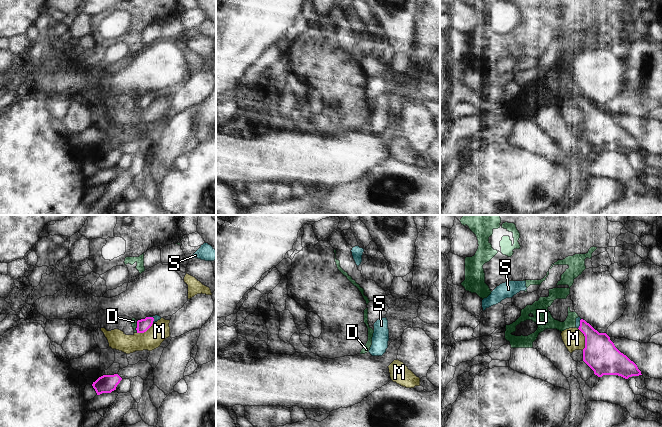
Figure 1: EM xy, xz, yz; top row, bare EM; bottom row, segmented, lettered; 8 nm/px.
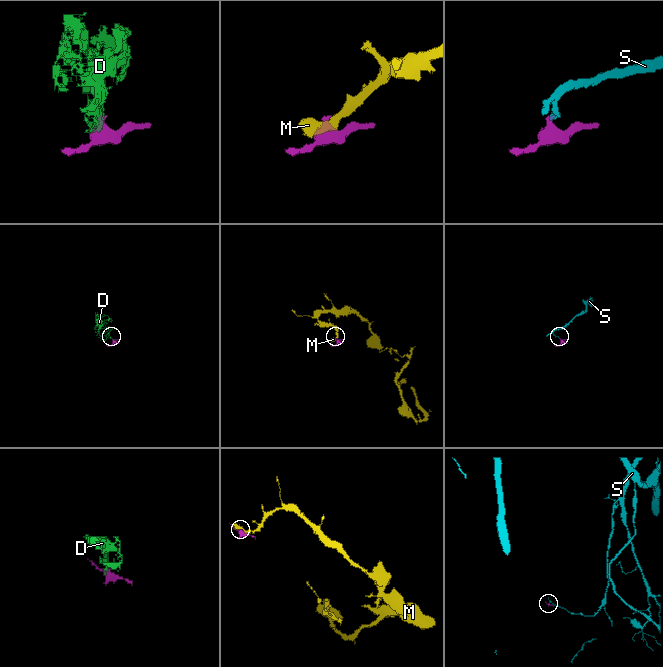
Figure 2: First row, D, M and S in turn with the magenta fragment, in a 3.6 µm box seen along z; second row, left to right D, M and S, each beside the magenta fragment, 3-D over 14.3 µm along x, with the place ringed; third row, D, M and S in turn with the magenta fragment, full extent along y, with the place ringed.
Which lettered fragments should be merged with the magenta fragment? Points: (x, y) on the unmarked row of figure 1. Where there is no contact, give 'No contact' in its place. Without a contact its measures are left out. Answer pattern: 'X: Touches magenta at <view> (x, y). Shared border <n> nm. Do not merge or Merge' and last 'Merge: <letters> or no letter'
D: Touches magenta at xy (137, 103). Shared border 100 nm. Do not merge
M: Touches magenta at yz (585, 115). Shared border 190 nm. Do not merge
S: Touches magenta at xy (153, 94). Shared border 70 nm. Merge
Merge: S

